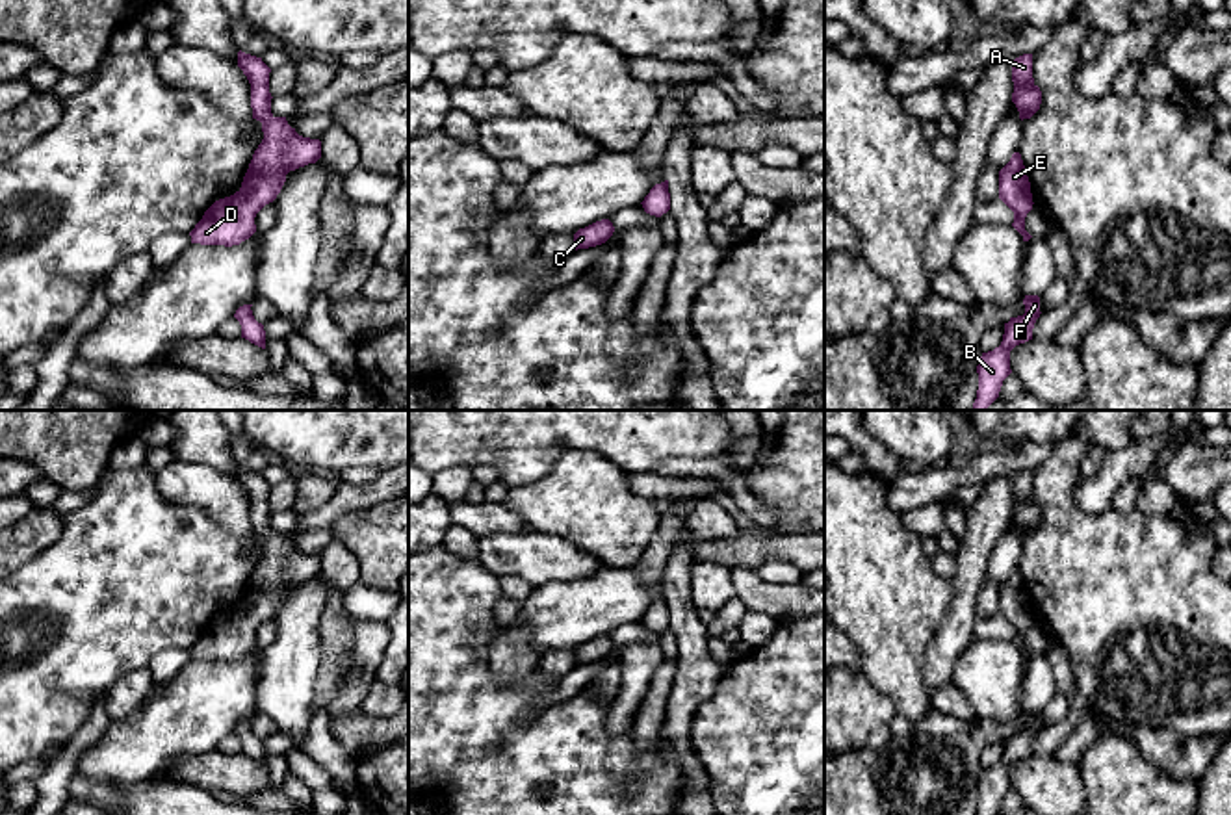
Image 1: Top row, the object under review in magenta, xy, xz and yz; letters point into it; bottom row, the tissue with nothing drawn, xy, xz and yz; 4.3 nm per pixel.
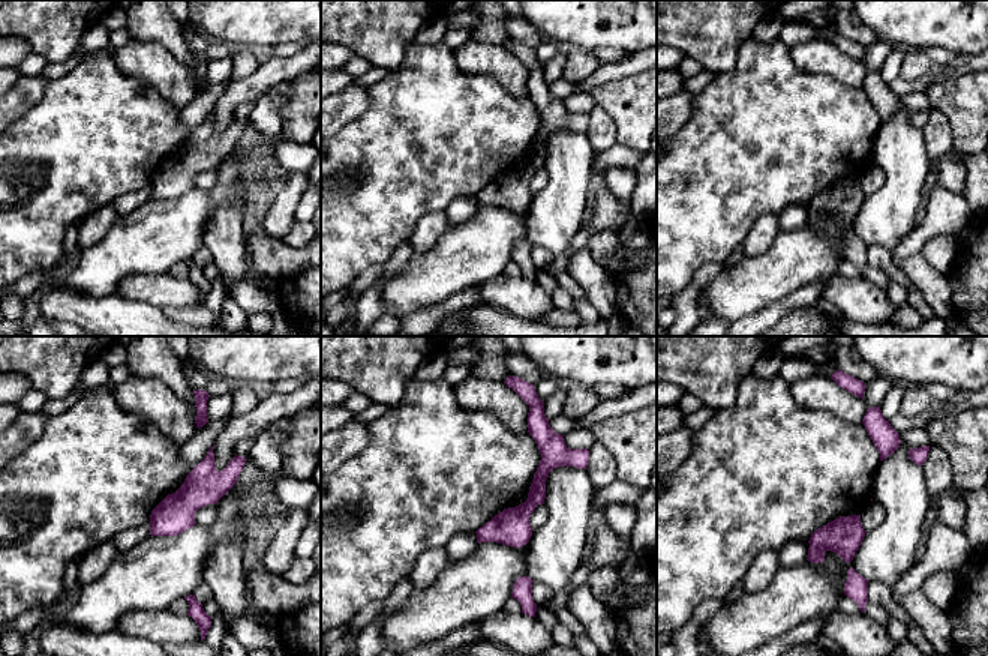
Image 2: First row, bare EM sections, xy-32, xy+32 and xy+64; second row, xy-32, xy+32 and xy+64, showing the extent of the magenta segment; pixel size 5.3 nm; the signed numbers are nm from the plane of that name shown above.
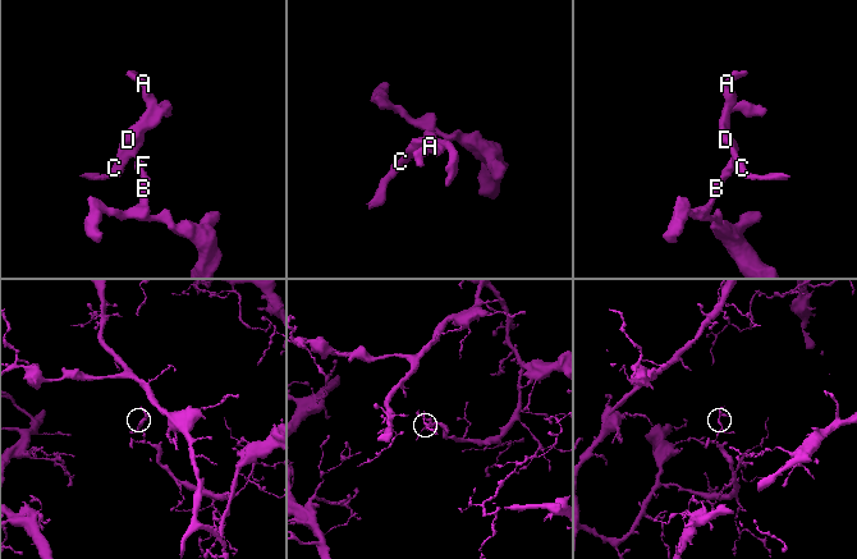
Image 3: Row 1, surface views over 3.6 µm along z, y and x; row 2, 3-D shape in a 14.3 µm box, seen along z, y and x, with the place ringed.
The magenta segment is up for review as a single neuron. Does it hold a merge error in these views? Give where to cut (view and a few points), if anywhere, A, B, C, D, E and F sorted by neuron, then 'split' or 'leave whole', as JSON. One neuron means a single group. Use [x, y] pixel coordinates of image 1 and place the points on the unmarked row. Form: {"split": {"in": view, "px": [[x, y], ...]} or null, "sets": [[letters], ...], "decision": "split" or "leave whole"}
{"split": null, "sets": [["A", "B", "C", "D", "E", "F"]], "decision": "leave whole"}

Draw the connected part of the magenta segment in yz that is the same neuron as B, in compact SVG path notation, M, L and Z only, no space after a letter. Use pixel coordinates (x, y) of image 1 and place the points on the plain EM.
M1025 711L1023 715L1025 730L1010 733L1004 739L1004 750L999 763L993 767L982 769L977 789L978 789L978 806L977 815L997 815L1003 796L1012 789L1010 785L1010 767L1032 756L1032 744L1040 733L1040 713Z

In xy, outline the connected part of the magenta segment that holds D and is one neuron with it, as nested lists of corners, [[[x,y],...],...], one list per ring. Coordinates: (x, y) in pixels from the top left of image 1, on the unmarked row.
[[[238,468],[238,483],[251,499],[253,535],[262,538],[264,555],[253,570],[241,603],[215,616],[189,648],[191,659],[240,661],[256,648],[254,633],[280,609],[286,590],[321,574],[321,557],[303,553],[286,533],[271,529],[269,488],[262,473]]]

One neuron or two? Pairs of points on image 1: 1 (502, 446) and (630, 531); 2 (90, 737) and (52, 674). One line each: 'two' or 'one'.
1: two
2: two

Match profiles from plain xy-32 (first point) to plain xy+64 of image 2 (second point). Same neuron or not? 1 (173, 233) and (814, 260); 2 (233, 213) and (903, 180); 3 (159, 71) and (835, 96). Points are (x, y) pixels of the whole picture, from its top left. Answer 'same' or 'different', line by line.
1: same
2: same
3: different

